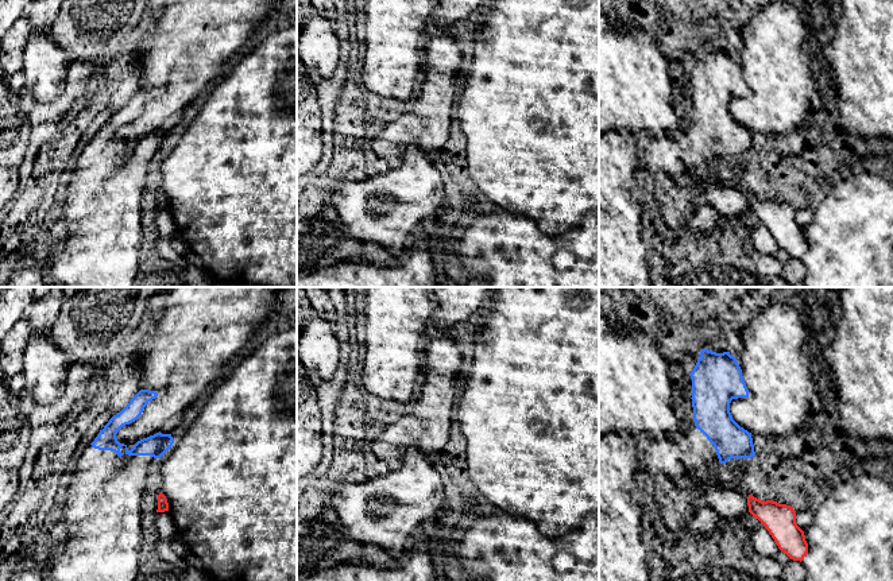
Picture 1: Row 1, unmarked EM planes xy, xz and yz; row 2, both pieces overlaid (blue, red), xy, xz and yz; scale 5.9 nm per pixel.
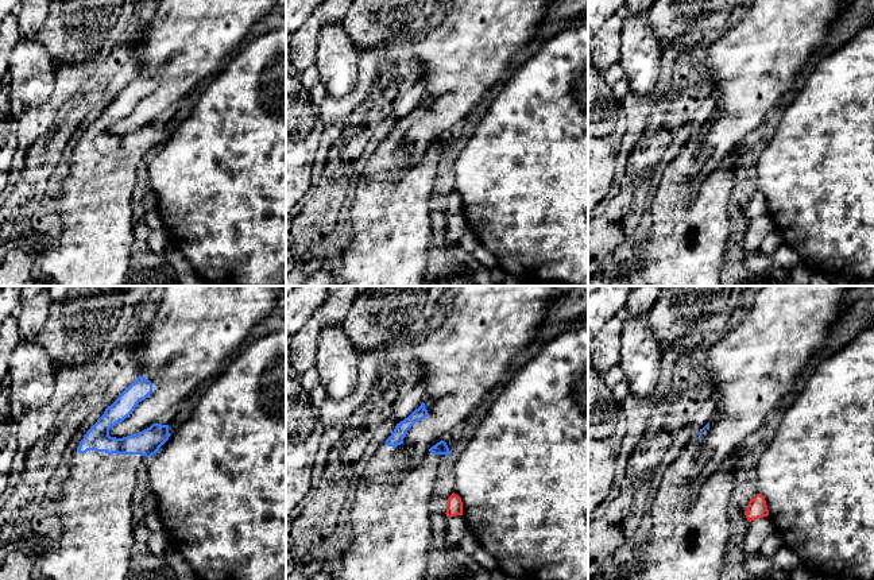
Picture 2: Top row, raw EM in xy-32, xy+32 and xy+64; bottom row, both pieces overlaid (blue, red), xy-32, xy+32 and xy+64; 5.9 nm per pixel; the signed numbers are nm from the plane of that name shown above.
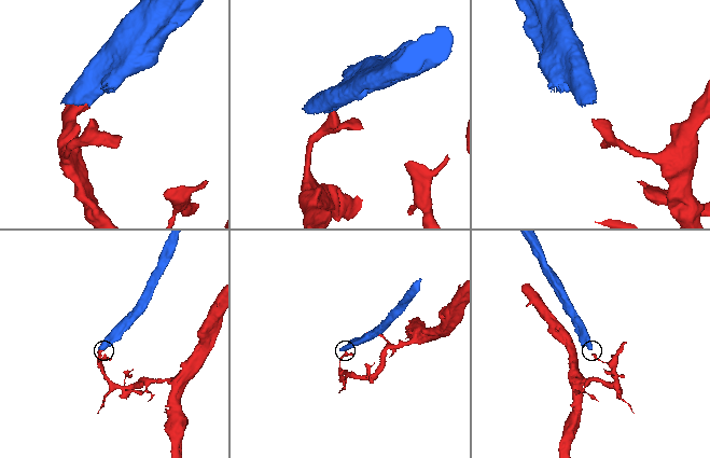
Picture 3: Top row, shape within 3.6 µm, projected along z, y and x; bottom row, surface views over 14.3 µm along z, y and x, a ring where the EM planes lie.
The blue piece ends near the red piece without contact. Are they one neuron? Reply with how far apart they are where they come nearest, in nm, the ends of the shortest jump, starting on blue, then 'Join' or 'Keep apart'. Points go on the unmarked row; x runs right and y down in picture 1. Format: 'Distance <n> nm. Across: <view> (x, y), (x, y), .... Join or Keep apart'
Distance 200 nm. Across: xy (159, 155), (161, 190). Keep apart

